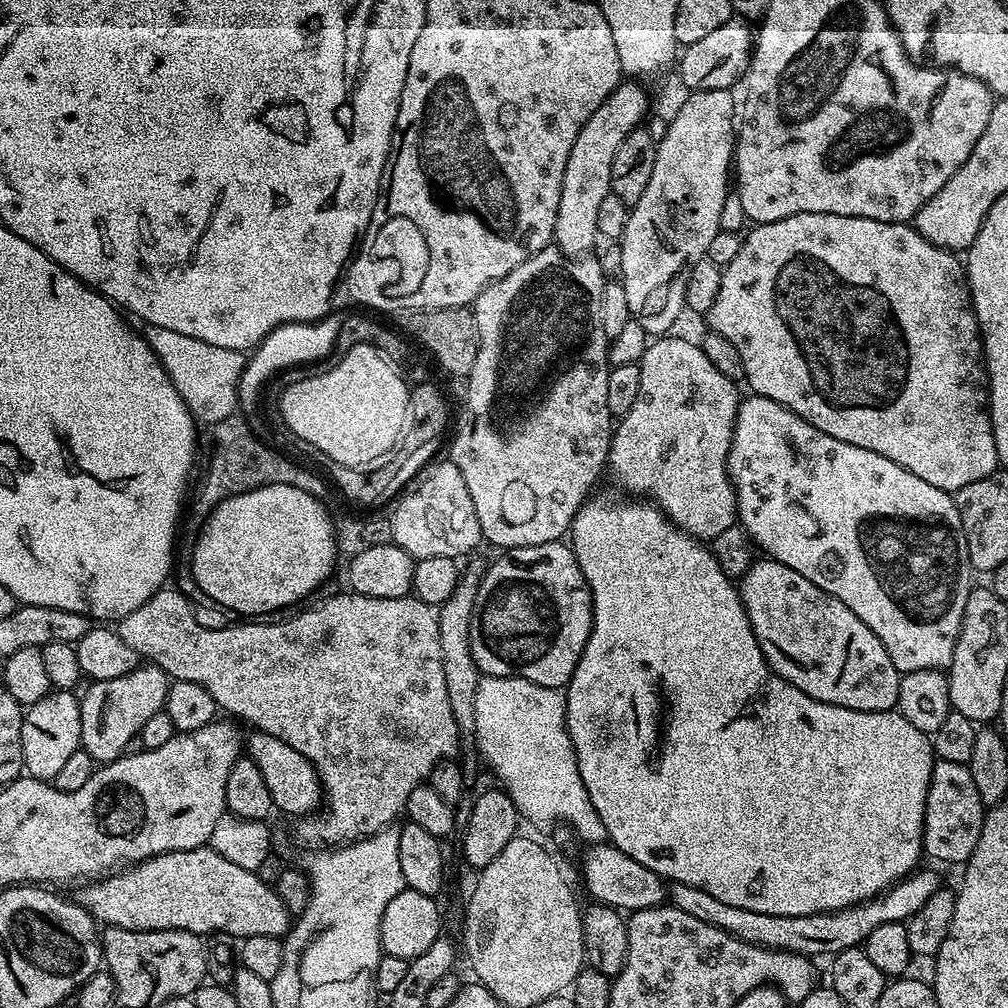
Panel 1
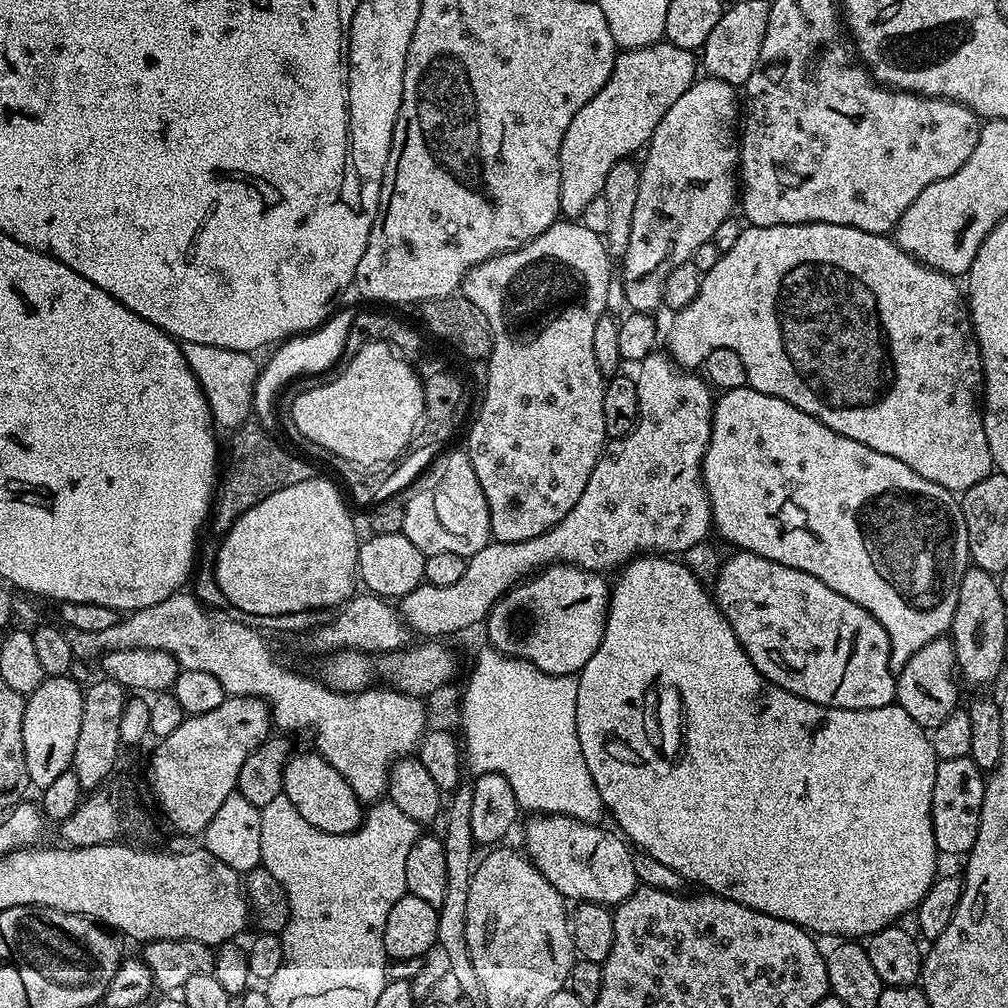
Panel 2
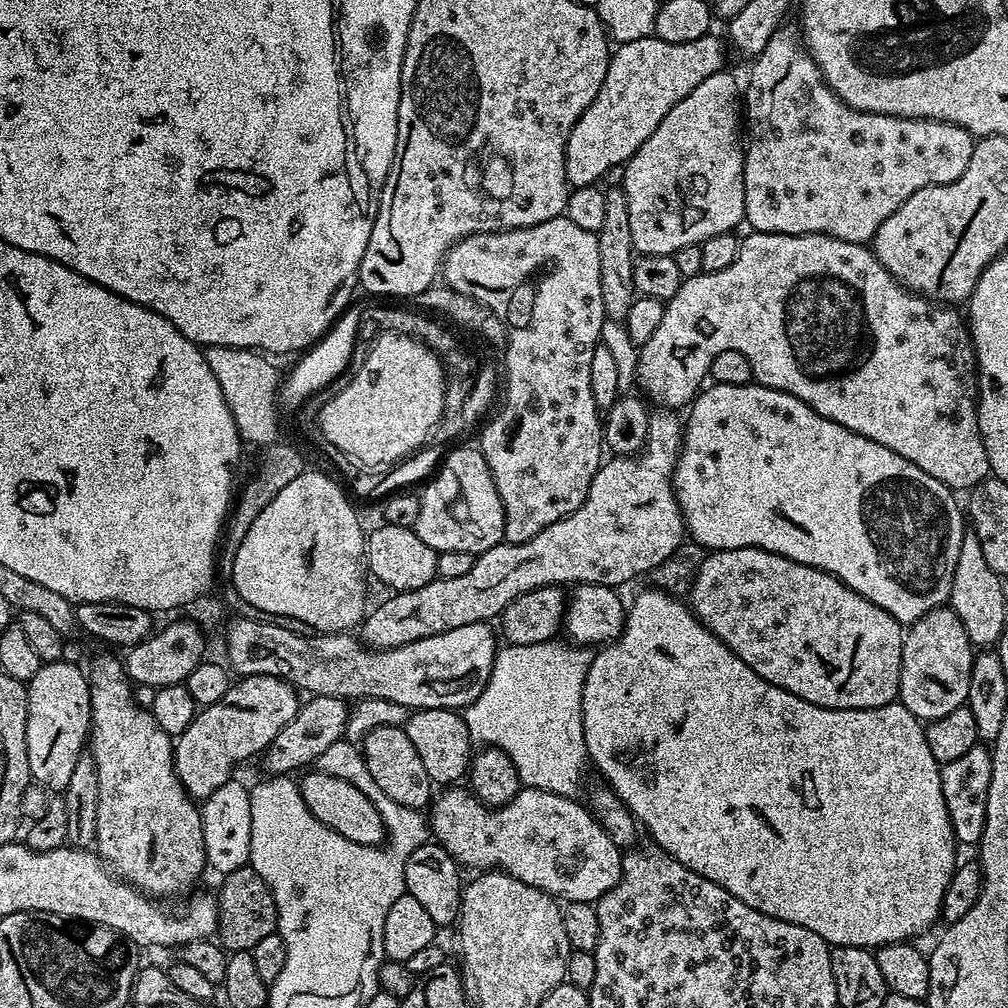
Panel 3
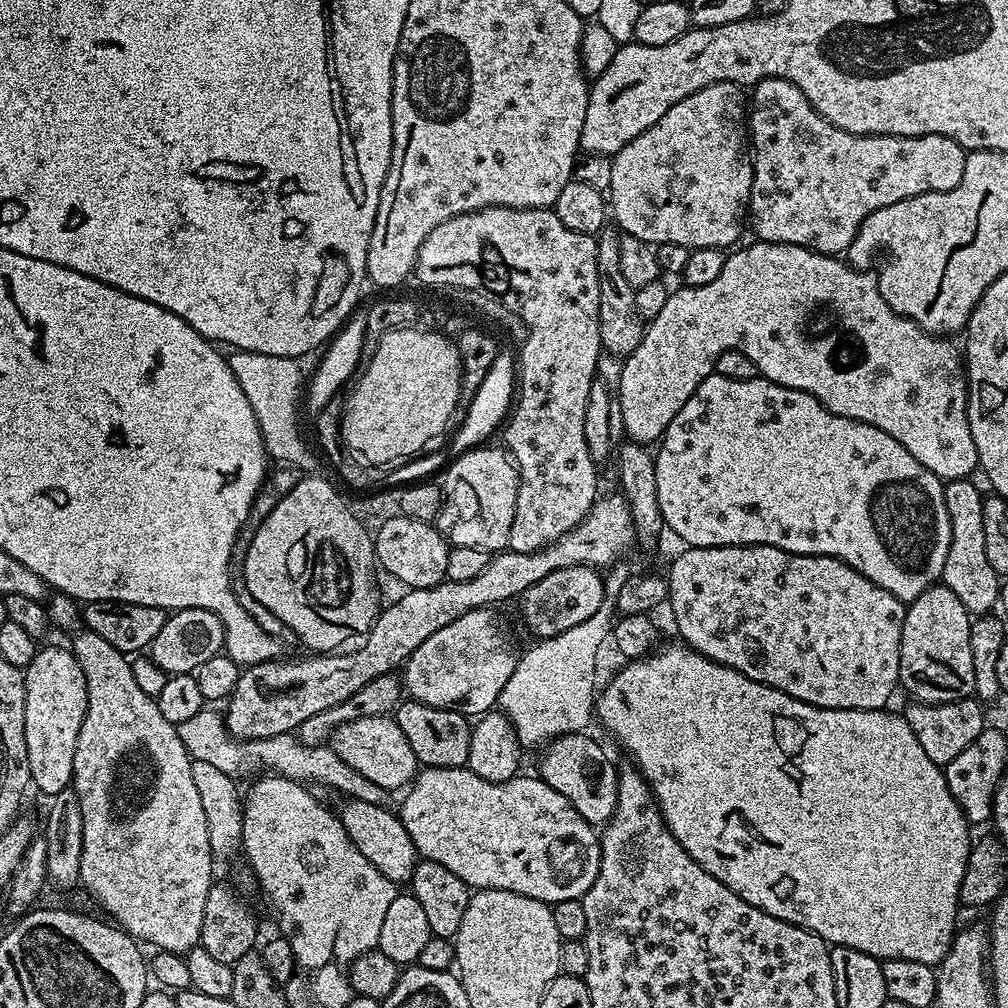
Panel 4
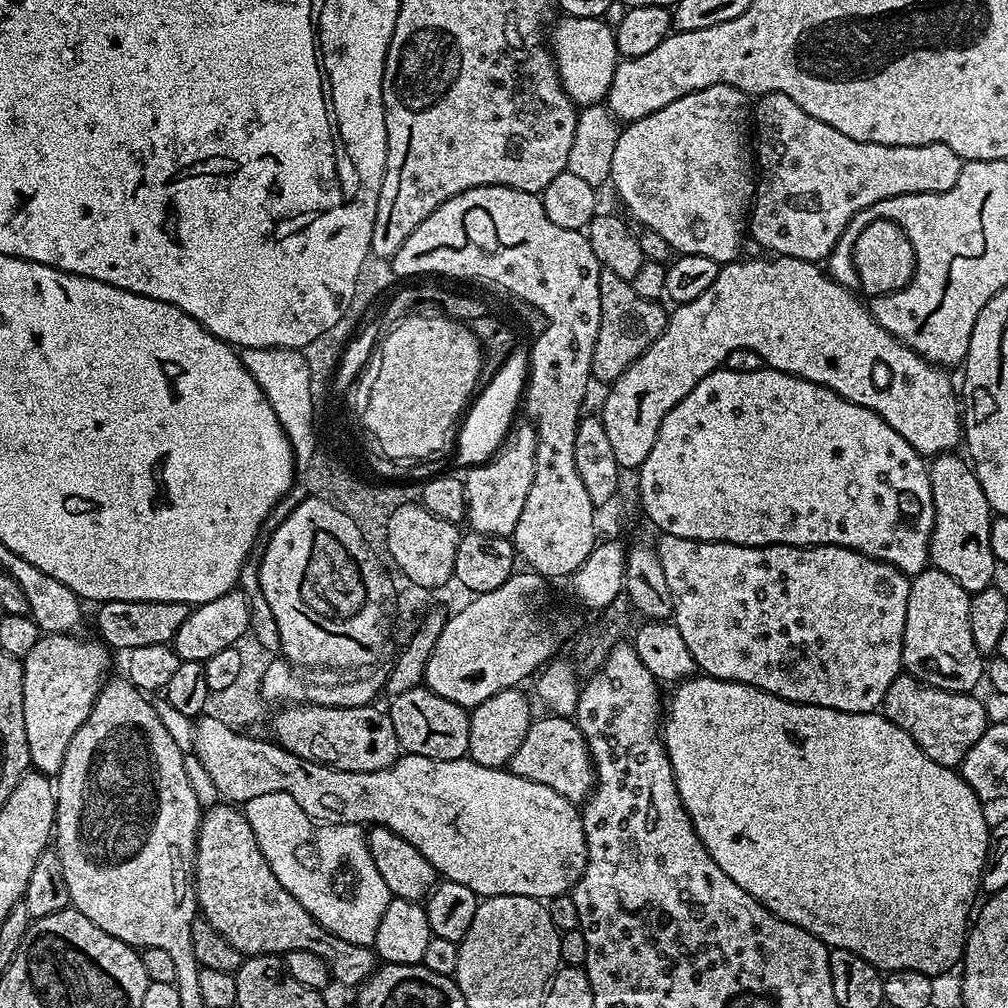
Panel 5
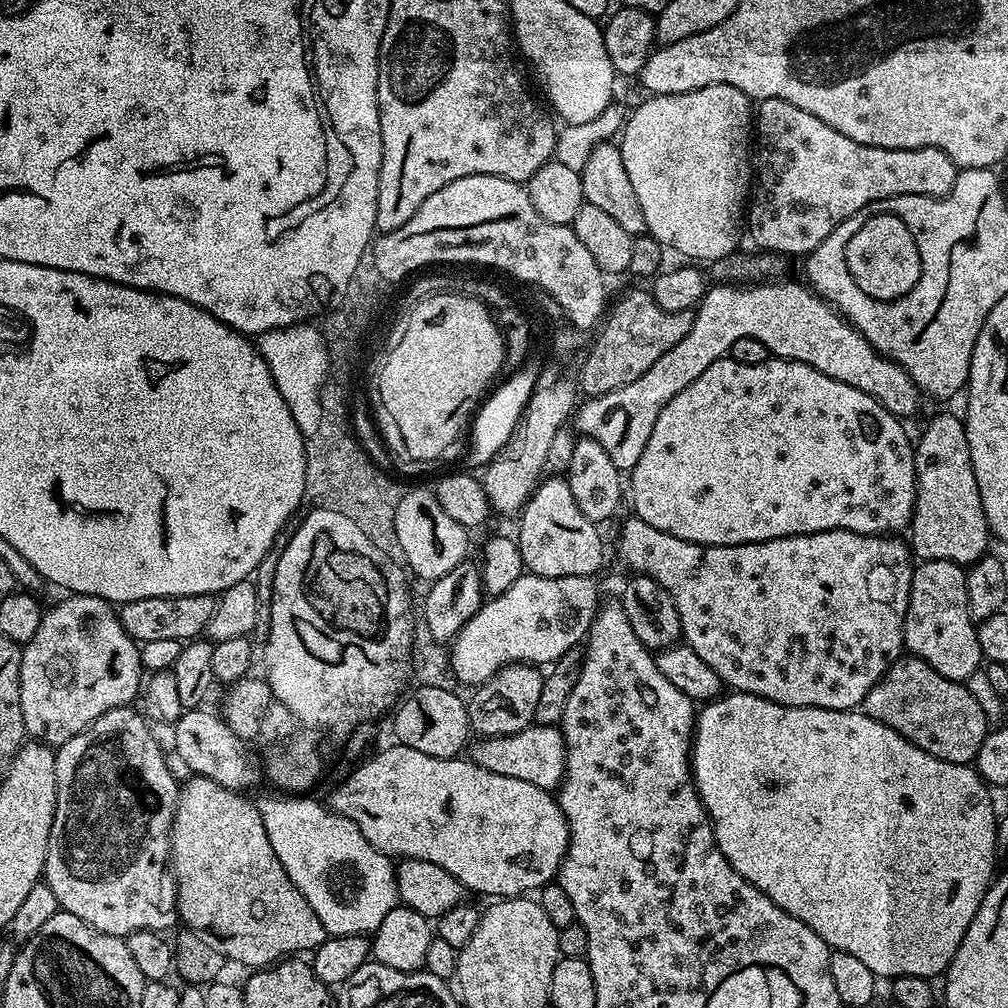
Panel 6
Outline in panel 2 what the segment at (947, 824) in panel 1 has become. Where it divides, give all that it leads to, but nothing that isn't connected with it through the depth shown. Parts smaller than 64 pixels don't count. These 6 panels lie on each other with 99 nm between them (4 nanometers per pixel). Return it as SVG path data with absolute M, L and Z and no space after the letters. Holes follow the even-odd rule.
M971 756L950 758L937 763L932 795L932 825L937 853L967 857L968 851L974 846L974 838L978 838L985 783L985 773Z

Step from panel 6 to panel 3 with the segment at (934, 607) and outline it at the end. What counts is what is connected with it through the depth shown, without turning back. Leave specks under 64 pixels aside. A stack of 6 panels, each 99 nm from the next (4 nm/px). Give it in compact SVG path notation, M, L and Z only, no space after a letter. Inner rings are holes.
M950 606L930 610L913 624L907 625L902 650L899 703L910 710L917 720L931 722L946 718L950 710L965 707L970 690L970 670L974 645L958 614Z

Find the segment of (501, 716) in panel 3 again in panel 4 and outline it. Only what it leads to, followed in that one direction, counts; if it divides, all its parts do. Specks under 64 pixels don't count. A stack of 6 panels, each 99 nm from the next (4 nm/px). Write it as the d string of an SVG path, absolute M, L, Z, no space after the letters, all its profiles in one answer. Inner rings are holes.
M602 606L586 622L578 622L578 626L570 626L570 630L554 638L536 640L533 648L517 659L510 682L502 686L498 708L510 718L516 737L525 749L539 744L540 748L557 736L584 732L587 724L593 723L598 695L596 659L613 632L613 617L608 617L608 608Z

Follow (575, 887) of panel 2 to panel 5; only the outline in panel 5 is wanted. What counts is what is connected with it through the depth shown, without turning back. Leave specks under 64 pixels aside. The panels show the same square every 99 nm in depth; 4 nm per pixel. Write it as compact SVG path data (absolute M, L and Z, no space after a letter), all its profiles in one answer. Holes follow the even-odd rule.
M201 715L195 721L194 727L195 735L192 738L194 753L201 760L202 765L205 766L207 773L210 774L214 782L214 786L217 787L219 795L225 801L236 806L242 806L250 798L259 798L261 794L285 792L294 798L294 802L298 802L298 806L302 806L302 810L306 810L306 814L311 820L318 820L321 824L358 824L361 826L389 828L394 834L398 834L398 838L406 838L406 842L410 842L410 846L414 846L414 850L418 850L418 854L422 854L422 858L426 858L426 862L430 862L430 866L434 866L434 870L443 879L450 882L459 882L461 886L467 886L469 890L474 890L474 894L481 898L489 896L529 896L535 900L547 902L554 896L569 893L578 878L584 873L585 862L588 860L588 851L586 850L585 828L582 826L582 814L579 807L564 798L564 796L560 796L551 787L531 781L530 778L518 778L518 774L509 772L504 768L482 766L478 762L467 758L462 760L435 760L434 758L402 754L394 763L386 766L386 770L347 772L337 768L328 768L324 764L316 764L313 760L298 758L298 754L288 752L279 742L273 742L271 739L268 739L269 741L255 740L254 737L247 736L247 731L231 728L225 723L218 722L217 719L206 715Z

